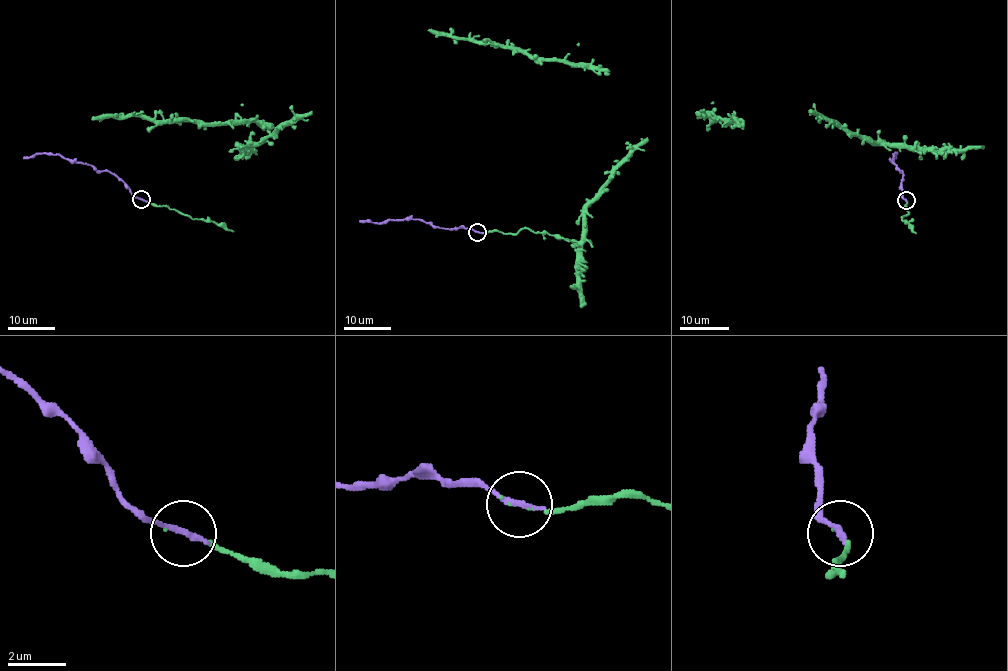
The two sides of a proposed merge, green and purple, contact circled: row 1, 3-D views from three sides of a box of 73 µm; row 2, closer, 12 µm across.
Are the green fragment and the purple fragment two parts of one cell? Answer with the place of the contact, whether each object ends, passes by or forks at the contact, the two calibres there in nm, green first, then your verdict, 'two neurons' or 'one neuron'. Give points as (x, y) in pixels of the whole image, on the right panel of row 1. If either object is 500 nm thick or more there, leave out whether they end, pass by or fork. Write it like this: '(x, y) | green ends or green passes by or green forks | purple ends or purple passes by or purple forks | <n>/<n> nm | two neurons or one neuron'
(906, 200) | green ends | purple ends | 50/240 nm | one neuron

